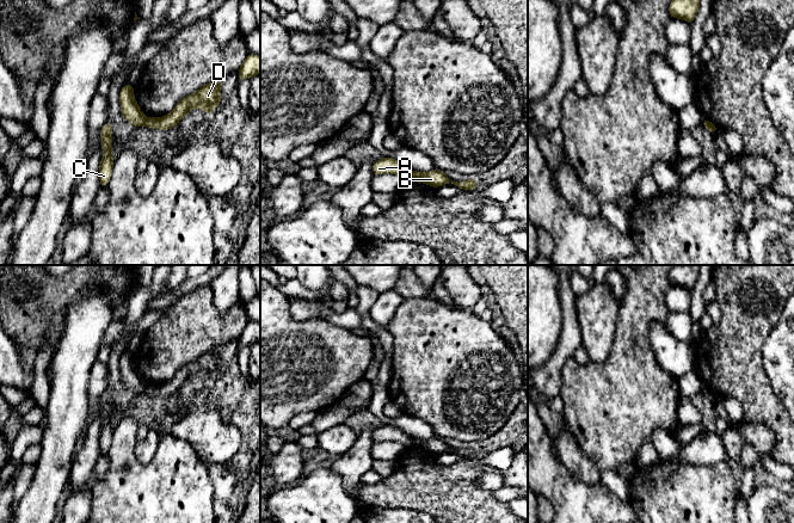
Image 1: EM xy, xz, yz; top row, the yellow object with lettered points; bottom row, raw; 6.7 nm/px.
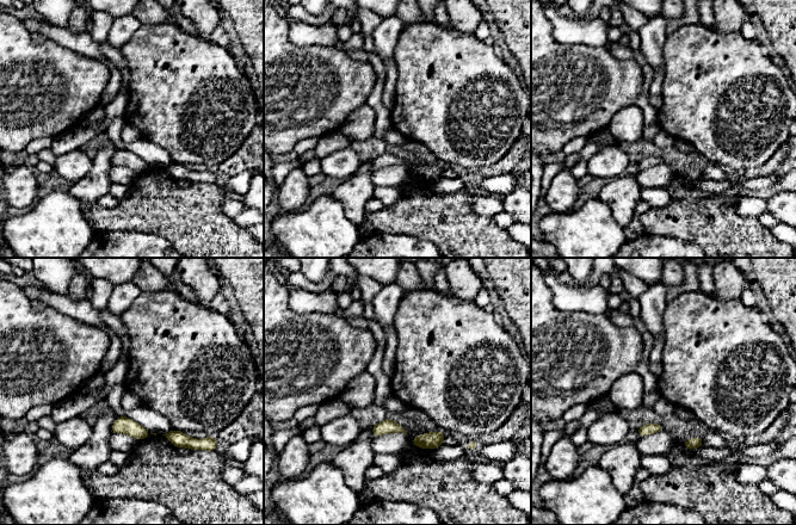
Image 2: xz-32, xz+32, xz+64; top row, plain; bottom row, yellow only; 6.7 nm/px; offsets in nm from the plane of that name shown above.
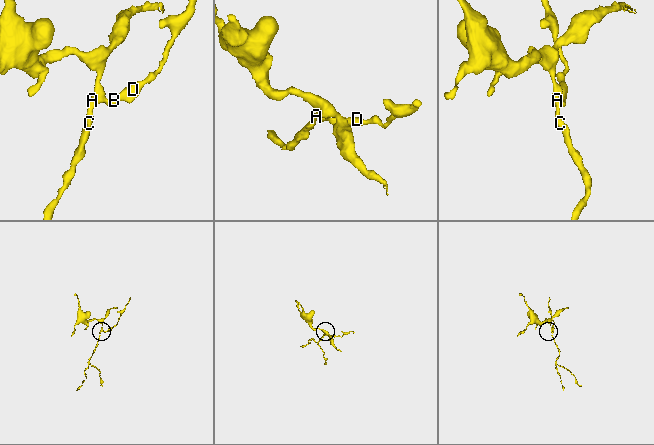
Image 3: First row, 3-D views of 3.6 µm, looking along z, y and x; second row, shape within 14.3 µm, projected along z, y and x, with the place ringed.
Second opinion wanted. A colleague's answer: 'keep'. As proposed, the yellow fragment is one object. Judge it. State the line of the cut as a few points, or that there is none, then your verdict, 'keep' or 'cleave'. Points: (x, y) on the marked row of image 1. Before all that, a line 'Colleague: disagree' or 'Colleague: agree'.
Colleague: disagree
cut in xz along (414, 172), (410, 179); cleave

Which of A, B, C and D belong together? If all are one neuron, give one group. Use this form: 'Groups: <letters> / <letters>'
Groups: A C / B D

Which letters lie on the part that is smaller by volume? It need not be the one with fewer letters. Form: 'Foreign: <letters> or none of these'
Foreign: B, D

